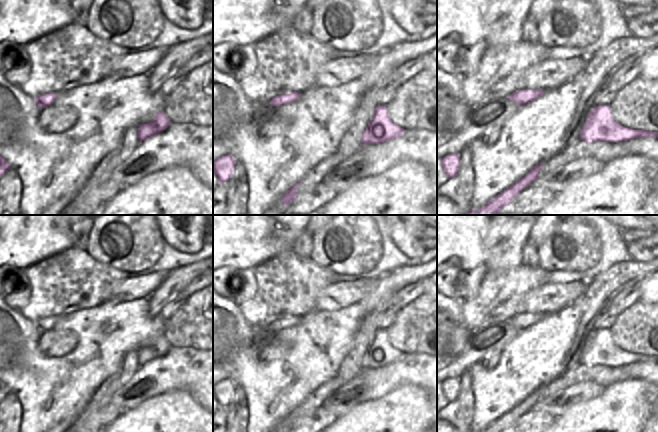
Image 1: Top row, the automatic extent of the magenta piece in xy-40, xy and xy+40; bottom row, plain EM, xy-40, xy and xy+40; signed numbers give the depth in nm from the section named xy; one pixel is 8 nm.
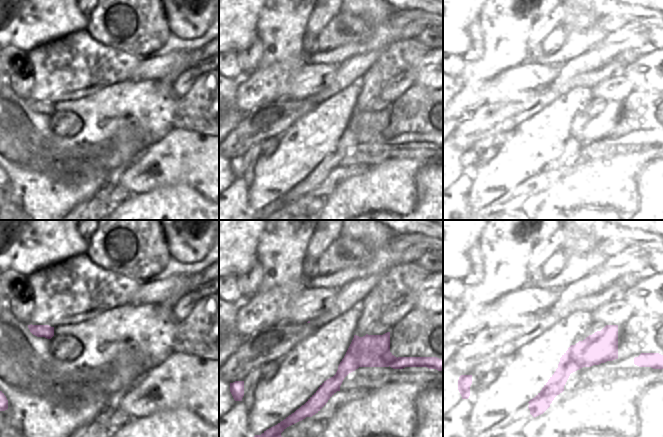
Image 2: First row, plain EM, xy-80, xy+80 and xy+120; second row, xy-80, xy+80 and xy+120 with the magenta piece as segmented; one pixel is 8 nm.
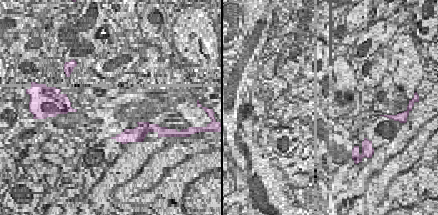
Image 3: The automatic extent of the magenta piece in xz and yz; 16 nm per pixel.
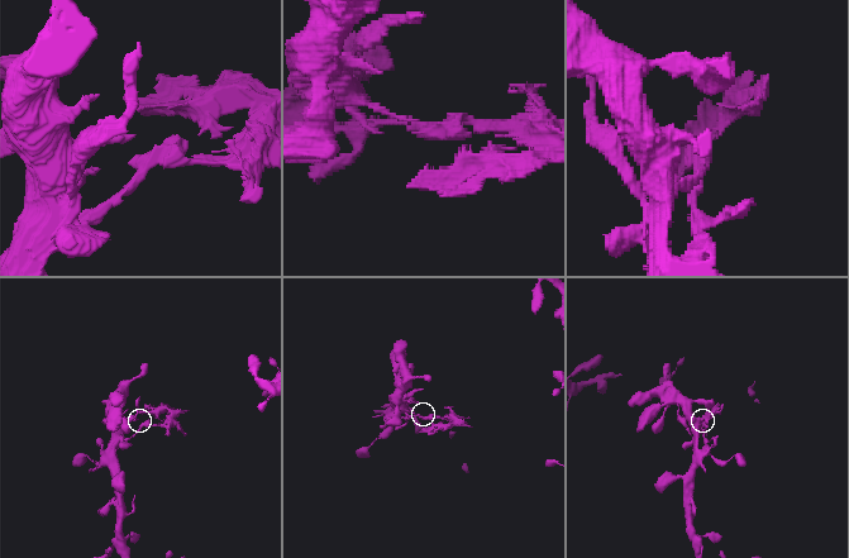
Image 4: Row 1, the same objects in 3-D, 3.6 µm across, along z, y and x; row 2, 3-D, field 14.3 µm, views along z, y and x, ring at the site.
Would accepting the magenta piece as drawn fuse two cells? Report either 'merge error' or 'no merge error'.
merge error

